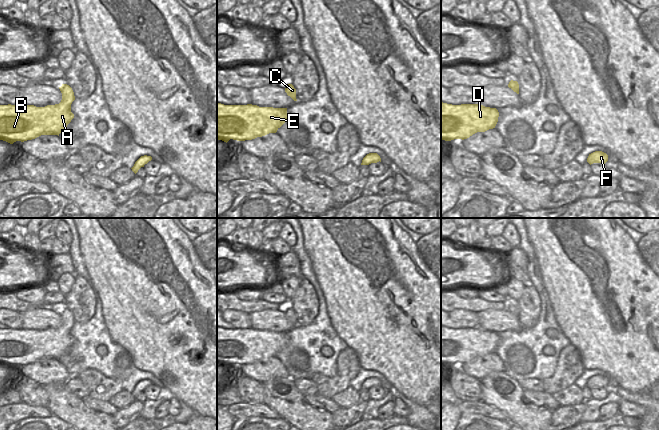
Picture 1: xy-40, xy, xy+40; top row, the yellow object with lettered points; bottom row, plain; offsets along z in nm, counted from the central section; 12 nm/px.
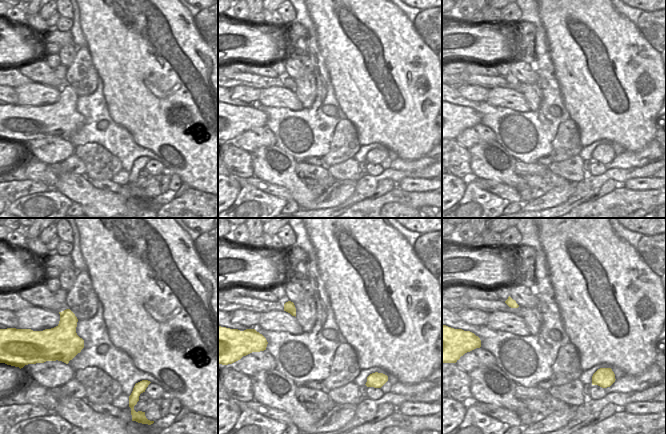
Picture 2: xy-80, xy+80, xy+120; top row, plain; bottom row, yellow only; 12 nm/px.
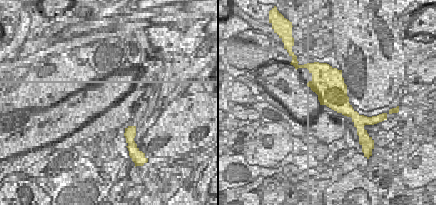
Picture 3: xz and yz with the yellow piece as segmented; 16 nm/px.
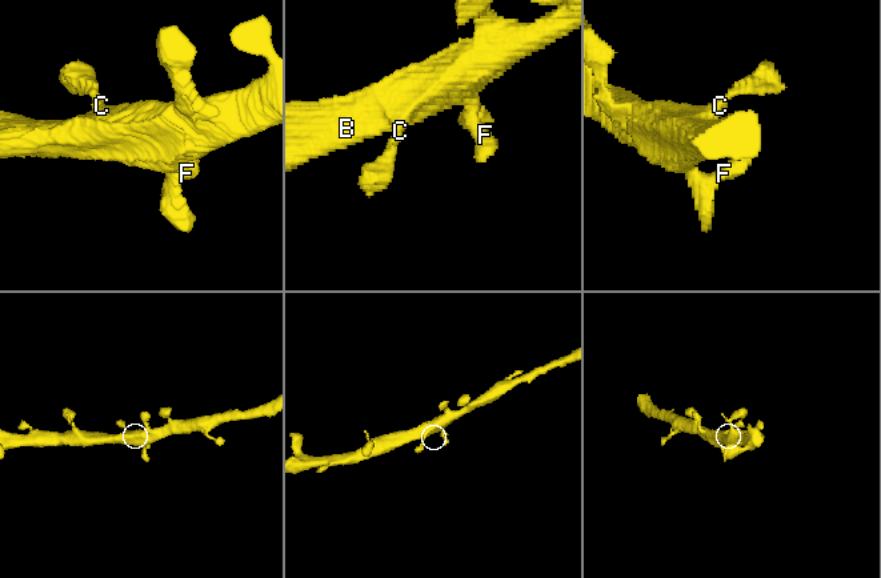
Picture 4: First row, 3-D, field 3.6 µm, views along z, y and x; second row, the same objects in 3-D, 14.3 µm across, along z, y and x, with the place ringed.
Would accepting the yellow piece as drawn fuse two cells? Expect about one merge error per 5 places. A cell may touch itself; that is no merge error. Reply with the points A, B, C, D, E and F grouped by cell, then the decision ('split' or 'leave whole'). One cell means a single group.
A B C D E F | leave whole

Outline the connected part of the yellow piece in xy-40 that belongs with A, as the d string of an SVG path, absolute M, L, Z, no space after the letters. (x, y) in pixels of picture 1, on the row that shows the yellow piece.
M67 84L59 87L62 100L59 104L36 107L34 105L0 105L0 140L13 144L16 141L27 141L41 135L58 135L65 130L74 118L71 104L75 100L72 88Z

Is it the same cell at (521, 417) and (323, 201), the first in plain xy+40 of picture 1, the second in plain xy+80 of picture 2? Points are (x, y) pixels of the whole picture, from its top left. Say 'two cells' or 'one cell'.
two cells

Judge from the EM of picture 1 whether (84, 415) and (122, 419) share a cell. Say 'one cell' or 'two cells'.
two cells

